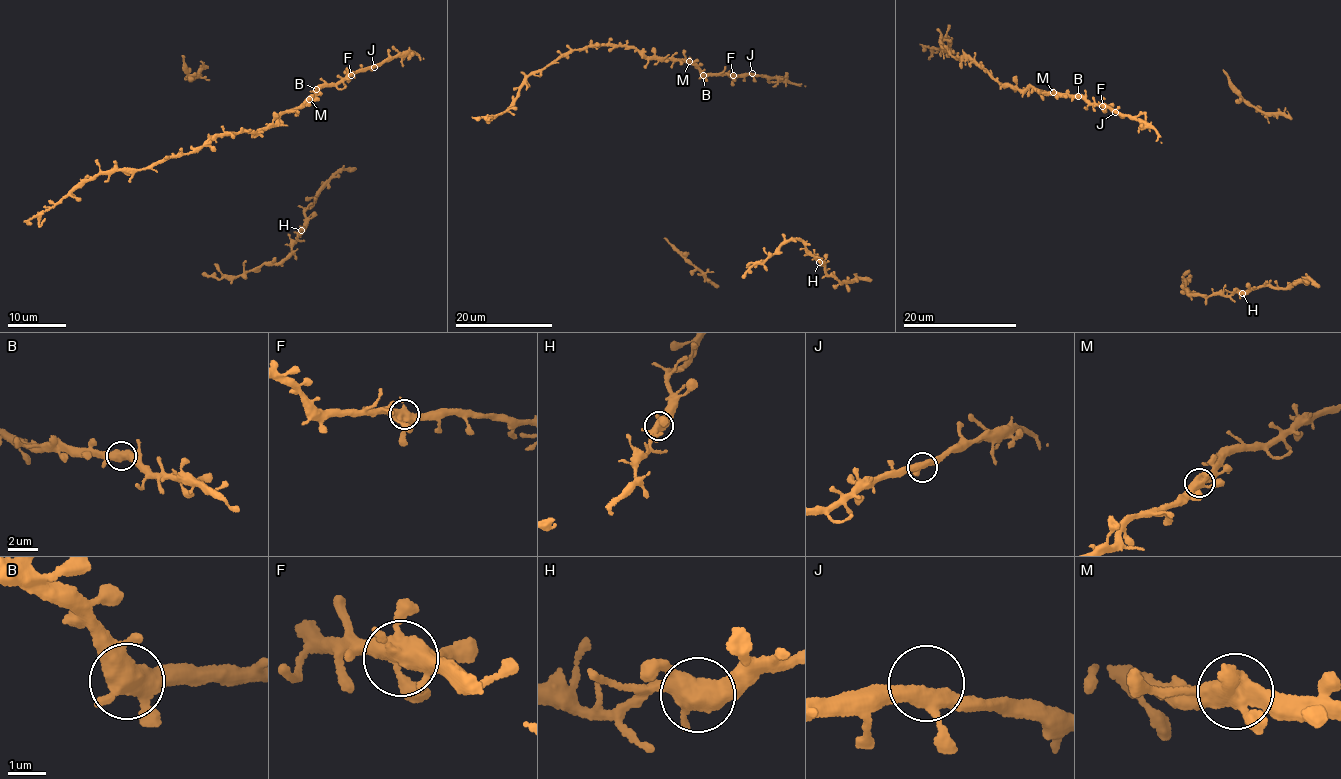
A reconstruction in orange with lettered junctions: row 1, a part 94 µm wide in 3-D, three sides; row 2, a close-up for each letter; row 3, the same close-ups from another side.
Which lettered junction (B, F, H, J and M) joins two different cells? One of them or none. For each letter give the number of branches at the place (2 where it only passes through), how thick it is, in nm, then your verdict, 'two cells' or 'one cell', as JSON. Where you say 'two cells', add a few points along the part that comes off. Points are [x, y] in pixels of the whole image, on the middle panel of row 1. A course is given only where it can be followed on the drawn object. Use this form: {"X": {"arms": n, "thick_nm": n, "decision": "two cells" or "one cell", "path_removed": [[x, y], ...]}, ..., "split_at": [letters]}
{"B": {"arms": 3, "thick_nm": 480, "decision": "one cell"}, "F": {"arms": 5, "thick_nm": 480, "decision": "one cell"}, "H": {"arms": 4, "thick_nm": 480, "decision": "one cell"}, "J": {"arms": 3, "thick_nm": 340, "decision": "one cell"}, "M": {"arms": 3, "thick_nm": 480, "decision": "one cell"}, "split_at": []}

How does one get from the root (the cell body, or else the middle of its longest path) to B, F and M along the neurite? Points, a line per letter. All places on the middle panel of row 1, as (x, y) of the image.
B: (751, 75), (703, 75)
F: (751, 75), (733, 75)
M: (751, 75), (708, 76), (689, 61)

